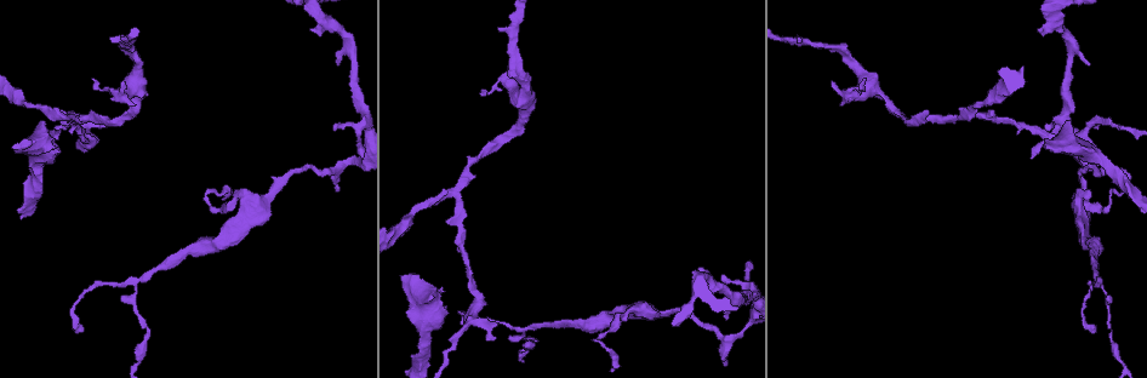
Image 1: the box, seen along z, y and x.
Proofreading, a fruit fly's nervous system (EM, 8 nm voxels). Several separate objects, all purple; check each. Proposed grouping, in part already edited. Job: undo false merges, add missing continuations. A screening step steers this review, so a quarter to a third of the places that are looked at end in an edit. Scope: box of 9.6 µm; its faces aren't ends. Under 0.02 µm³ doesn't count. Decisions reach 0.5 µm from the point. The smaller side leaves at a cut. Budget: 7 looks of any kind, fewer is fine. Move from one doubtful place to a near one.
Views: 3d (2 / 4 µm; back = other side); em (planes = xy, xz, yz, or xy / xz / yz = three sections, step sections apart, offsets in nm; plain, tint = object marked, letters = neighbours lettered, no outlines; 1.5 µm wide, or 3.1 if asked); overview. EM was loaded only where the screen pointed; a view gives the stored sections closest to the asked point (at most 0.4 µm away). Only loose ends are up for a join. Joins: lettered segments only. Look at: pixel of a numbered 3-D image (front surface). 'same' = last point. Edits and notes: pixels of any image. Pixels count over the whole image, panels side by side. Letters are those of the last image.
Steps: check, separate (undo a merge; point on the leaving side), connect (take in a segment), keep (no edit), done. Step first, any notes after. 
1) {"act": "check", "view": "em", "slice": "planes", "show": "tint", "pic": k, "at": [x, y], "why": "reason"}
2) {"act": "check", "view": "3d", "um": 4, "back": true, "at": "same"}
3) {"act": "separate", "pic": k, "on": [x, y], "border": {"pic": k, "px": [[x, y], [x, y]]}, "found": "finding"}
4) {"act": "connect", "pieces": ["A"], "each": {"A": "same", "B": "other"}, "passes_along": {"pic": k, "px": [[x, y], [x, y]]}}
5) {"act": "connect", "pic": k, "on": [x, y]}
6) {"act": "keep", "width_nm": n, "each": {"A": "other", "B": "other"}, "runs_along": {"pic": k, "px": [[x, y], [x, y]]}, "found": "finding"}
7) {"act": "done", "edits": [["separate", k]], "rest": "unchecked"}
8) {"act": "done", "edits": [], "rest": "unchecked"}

{"act": "check", "view": "3d", "um": 4, "pic": 1, "at": [137, 278]}

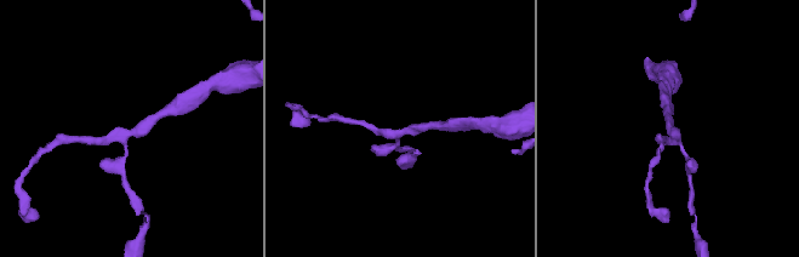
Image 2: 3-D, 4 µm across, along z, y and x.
{"act": "check", "view": "em", "slice": "yz", "step": 8, "show": "plain", "pic": 2, "at": [402, 134]}

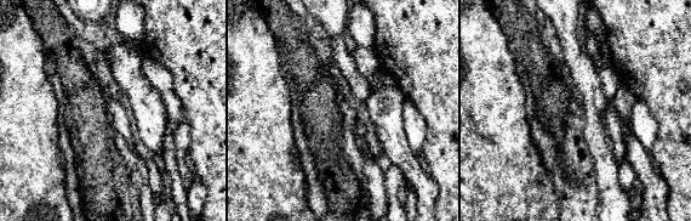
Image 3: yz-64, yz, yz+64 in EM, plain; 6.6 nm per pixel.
{"act": "check", "view": "em", "slice": "yz", "step": 8, "show": "letters", "at": "same"}

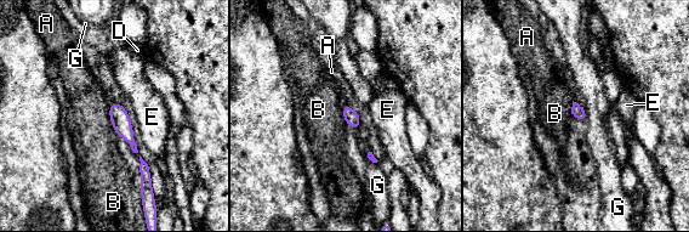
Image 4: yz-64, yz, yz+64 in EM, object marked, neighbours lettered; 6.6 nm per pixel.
{"act": "keep", "width_nm": 90, "each": {"A": "other", "B": "other", "D": "other", "E": "other", "G": "other"}, "found": "one neuron here"}

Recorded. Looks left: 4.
{"act": "check", "view": "em", "slice": "yz", "step": 4, "show": "letters", "pic": 1, "at": [85, 140], "why": "calibre changes"}

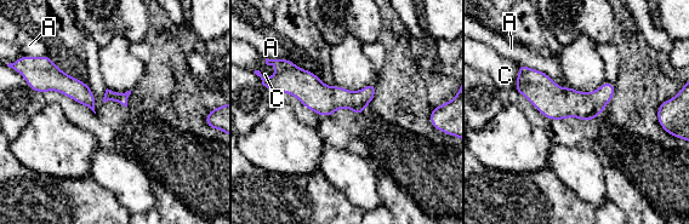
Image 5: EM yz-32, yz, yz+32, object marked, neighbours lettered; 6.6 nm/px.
{"act": "keep", "width_nm": 50, "each": {"A": "other", "C": "other"}, "border": {"pic": 5, "px": [[518, 64], [518, 76], [513, 91]]}, "found": "all the same neuron"}

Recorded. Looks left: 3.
{"act": "check", "view": "3d", "um": 4, "pic": 1, "at": [1047, 146], "why": "an open end"}

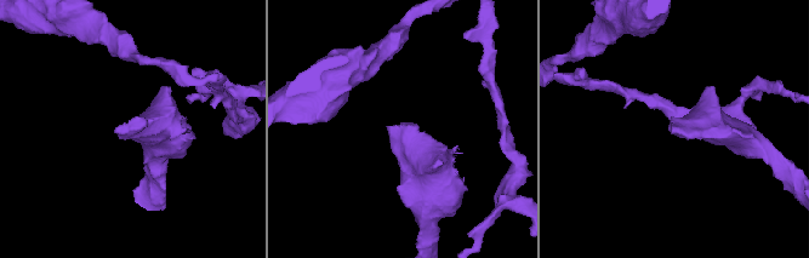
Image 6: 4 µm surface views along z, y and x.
{"act": "check", "view": "em", "slice": "planes", "show": "letters", "pic": 6, "at": [115, 130]}

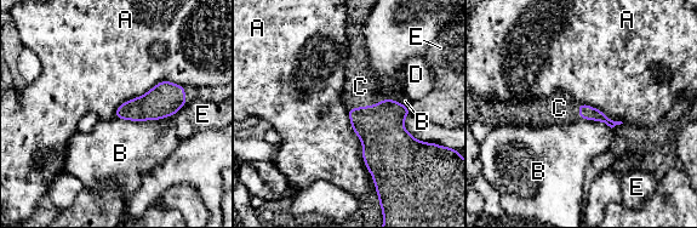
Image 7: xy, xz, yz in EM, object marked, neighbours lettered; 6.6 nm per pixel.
{"act": "connect", "pieces": ["C"], "each": {"A": "other", "B": "other", "C": "same", "D": "other", "E": "other"}, "passes_along": {"pic": 7, "px": [[381, 129], [372, 106], [360, 86]]}, "found": "it goes on there"}

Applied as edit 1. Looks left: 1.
{"act": "done", "edits": [["connect", 7]], "rest": "unchecked"}

